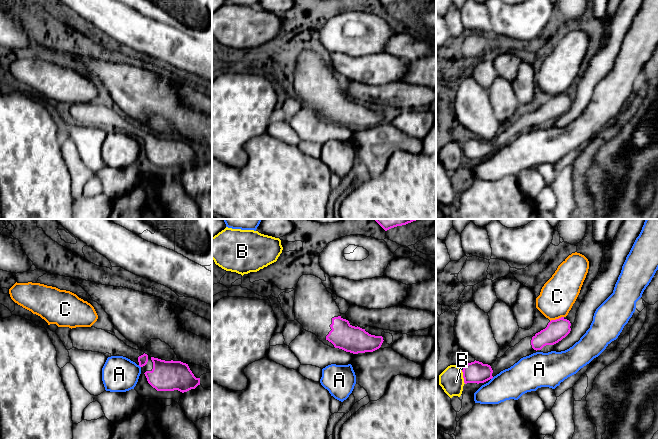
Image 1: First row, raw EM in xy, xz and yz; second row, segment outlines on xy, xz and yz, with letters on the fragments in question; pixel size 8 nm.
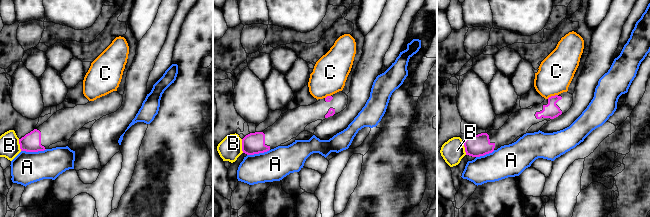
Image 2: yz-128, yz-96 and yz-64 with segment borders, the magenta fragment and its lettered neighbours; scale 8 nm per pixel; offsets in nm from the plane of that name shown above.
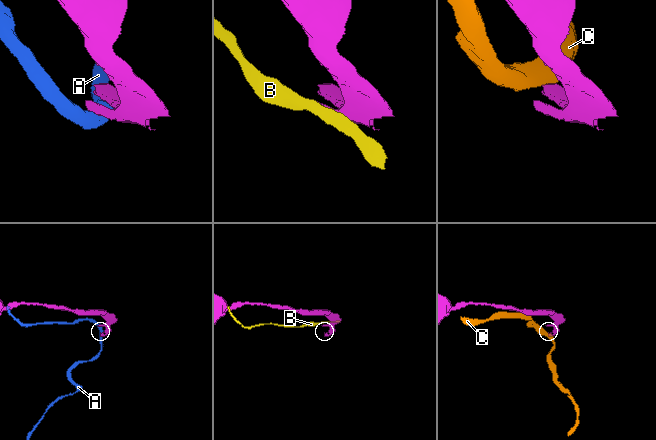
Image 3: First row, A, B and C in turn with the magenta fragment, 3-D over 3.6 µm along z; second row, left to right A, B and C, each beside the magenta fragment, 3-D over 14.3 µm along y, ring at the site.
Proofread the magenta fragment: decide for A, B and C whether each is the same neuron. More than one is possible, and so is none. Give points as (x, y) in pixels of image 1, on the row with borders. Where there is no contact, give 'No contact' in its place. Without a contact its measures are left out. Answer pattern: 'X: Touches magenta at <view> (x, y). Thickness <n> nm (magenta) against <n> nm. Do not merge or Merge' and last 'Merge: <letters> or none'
A: No contact. Do not merge
B: Touches magenta at yz (463, 377). Thickness 180 nm (magenta) against 200 nm. Do not merge
C: Touches magenta at yz (556, 319). Thickness 170 nm (magenta) against 280 nm. Do not merge
Merge: none

